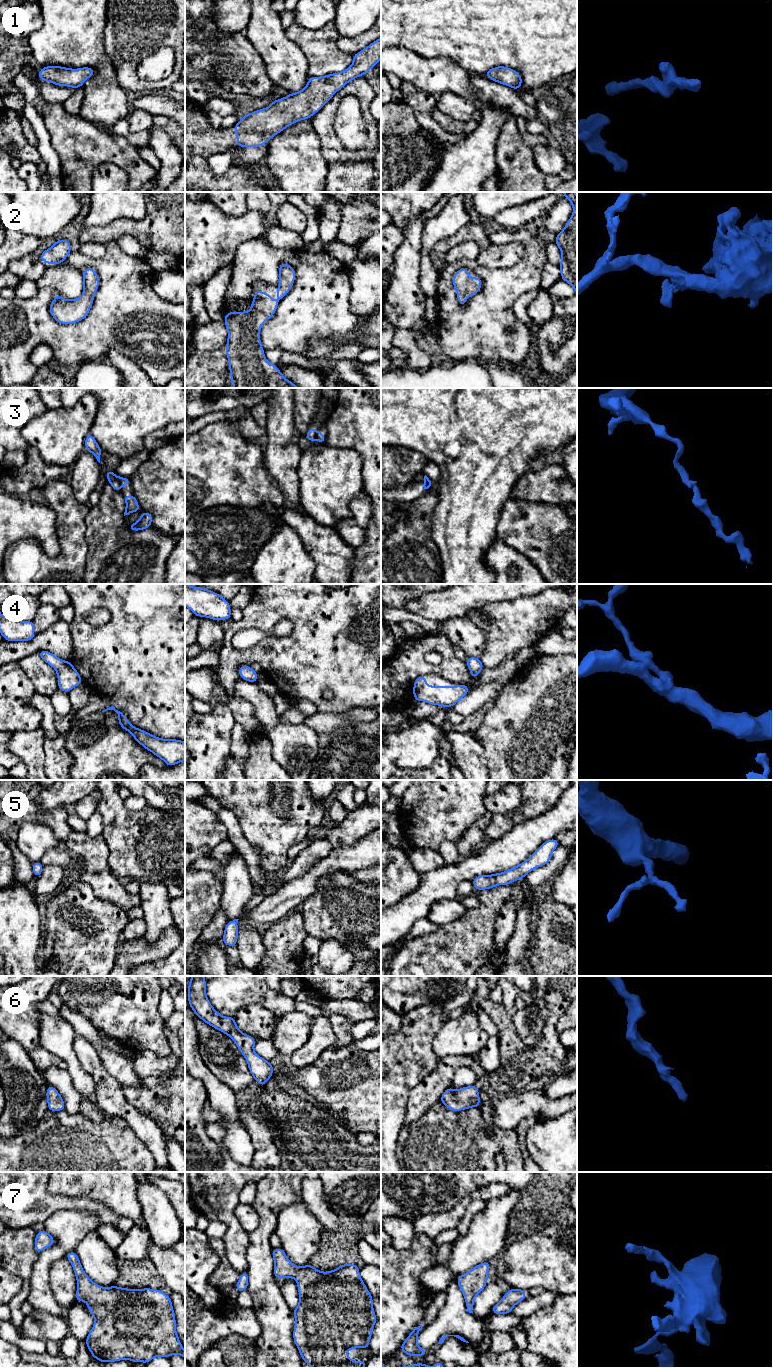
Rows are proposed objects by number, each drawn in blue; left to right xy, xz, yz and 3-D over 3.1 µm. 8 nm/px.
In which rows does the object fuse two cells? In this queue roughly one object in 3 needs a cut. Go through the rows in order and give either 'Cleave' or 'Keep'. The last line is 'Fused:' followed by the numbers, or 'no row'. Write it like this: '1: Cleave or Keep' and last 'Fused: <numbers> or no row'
1: Keep
2: Keep
3: Cleave
4: Keep
5: Keep
6: Keep
7: Keep
Fused: 3

